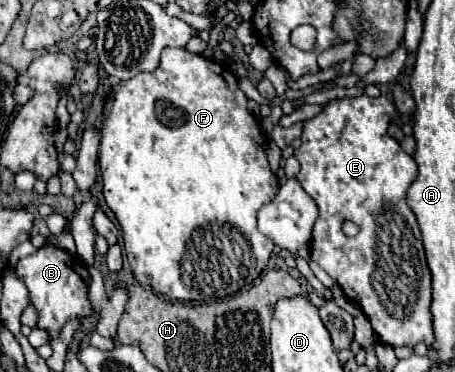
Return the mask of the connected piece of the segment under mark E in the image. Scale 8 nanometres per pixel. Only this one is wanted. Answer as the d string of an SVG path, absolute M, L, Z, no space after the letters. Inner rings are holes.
M359 95L359 97L351 97L351 99L337 99L337 101L331 101L325 105L325 109L315 115L313 119L305 121L305 131L301 135L301 147L295 149L295 157L299 159L301 163L301 171L297 175L297 181L301 183L301 187L315 199L315 203L319 205L319 219L315 223L315 229L313 229L313 239L311 239L311 259L331 277L335 279L345 297L351 301L351 303L357 303L361 307L361 311L367 315L379 343L383 345L391 345L391 347L415 347L417 343L425 343L429 349L435 349L435 335L433 335L433 323L431 323L431 311L429 311L429 305L431 305L431 271L427 267L427 261L425 261L425 251L423 251L423 243L421 243L421 231L419 231L419 225L415 221L415 215L413 211L407 207L405 203L405 193L409 189L409 185L415 181L417 177L417 163L411 155L407 155L401 145L389 137L387 133L387 127L389 127L389 121L391 121L391 115L395 113L395 105L393 101L389 101L387 97L367 97L367 95ZM343 219L349 219L353 221L355 225L359 225L359 233L355 237L347 237L341 229L341 223Z

